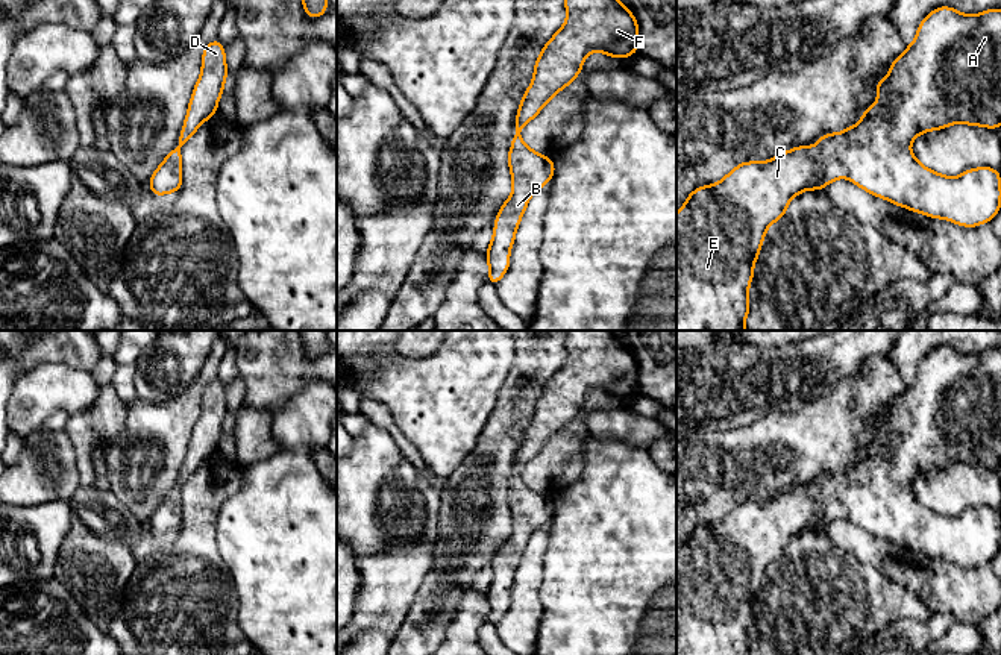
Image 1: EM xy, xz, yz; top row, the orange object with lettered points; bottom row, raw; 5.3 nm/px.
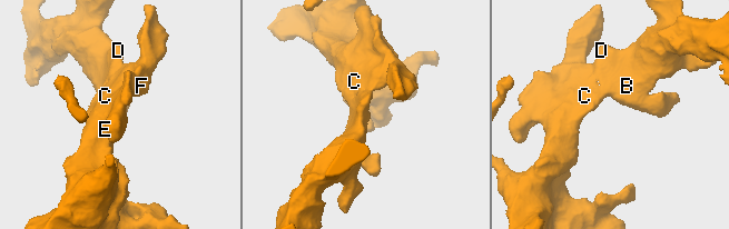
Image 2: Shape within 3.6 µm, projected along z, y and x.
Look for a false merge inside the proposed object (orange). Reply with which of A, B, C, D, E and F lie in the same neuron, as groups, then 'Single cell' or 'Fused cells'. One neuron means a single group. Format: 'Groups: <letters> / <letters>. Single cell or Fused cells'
Groups: A B C D E F. Single cell

